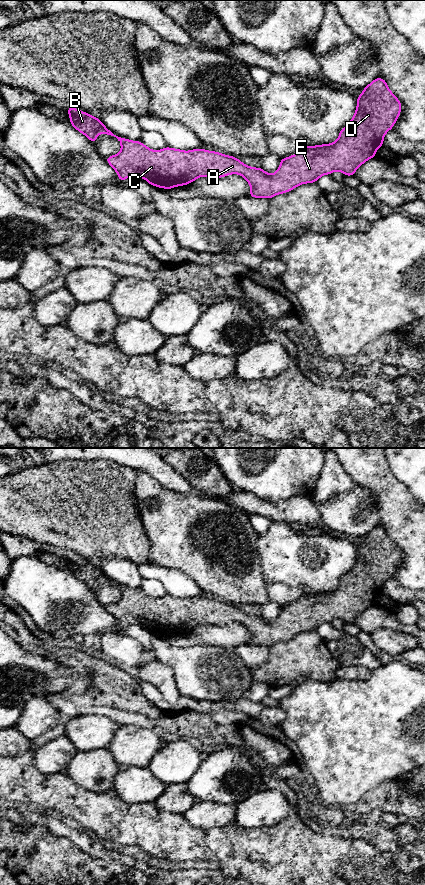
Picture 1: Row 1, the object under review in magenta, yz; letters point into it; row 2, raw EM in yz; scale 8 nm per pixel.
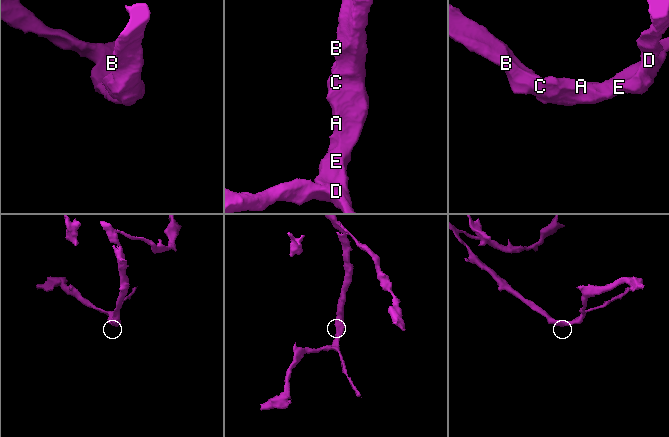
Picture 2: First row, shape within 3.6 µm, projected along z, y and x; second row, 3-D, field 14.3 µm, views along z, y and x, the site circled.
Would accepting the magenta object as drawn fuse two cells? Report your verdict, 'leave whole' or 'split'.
leave whole

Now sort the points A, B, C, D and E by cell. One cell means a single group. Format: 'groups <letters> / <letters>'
groups A B C D E

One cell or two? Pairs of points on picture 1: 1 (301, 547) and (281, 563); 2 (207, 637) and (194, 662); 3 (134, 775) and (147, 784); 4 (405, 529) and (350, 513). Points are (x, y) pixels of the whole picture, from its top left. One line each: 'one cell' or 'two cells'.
1: one cell
2: two cells
3: one cell
4: two cells

